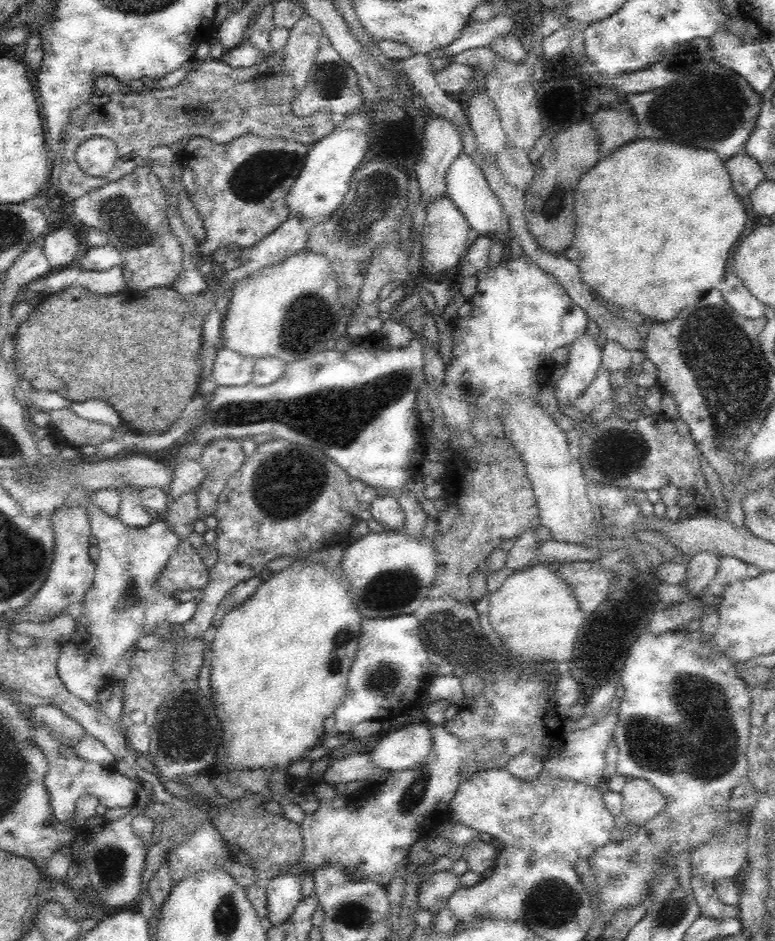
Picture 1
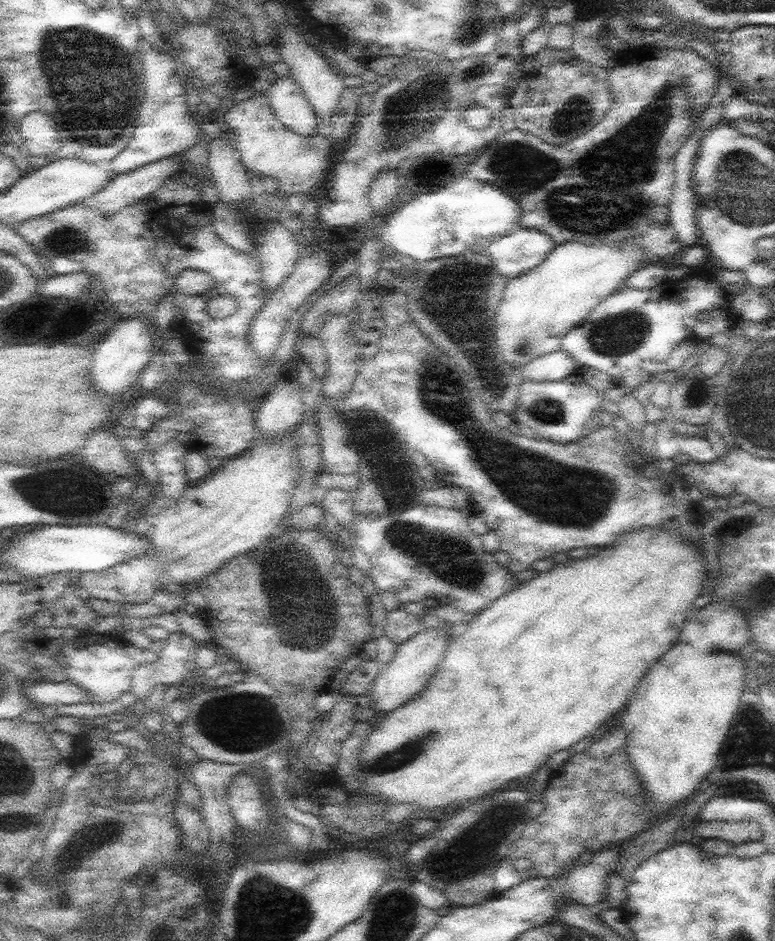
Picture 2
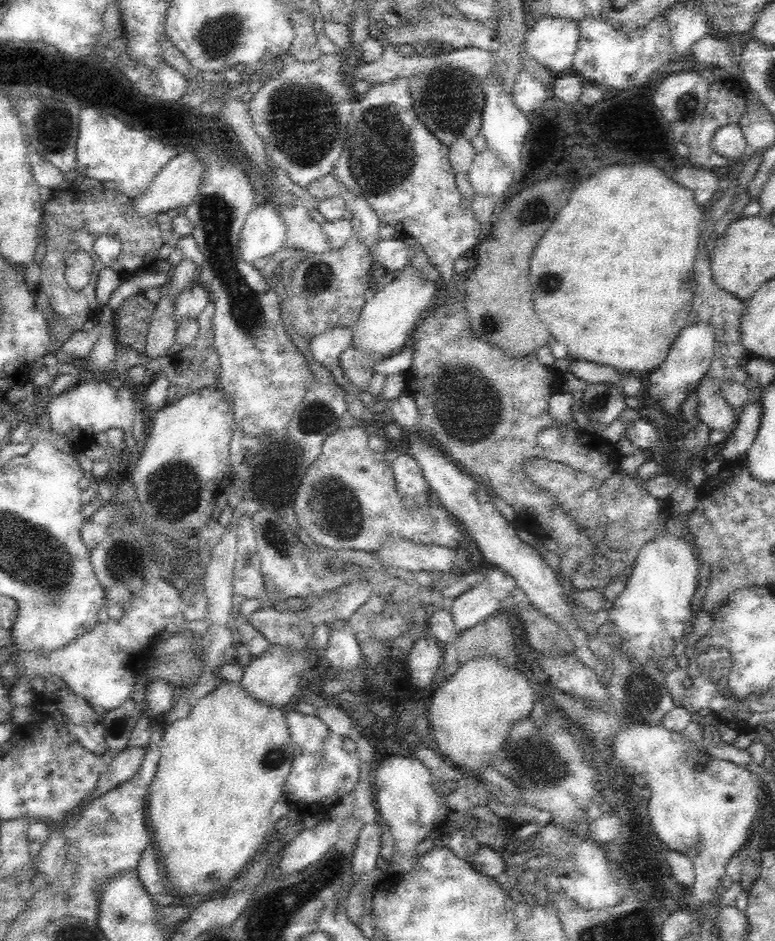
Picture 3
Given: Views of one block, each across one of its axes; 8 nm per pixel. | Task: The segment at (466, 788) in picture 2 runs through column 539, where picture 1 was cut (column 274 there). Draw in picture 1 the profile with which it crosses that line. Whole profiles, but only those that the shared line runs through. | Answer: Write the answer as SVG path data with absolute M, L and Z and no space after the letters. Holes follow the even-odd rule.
M306 558L304 564L294 564L288 566L286 570L272 574L272 578L268 578L266 582L260 584L260 588L252 594L252 598L248 598L242 606L234 608L232 612L228 612L222 620L222 624L218 626L218 634L216 640L212 642L212 668L210 668L210 686L216 698L216 710L222 718L222 726L224 726L224 740L226 740L226 750L228 750L228 760L232 762L232 766L236 766L238 770L266 770L266 768L288 768L290 764L294 764L296 760L304 760L310 750L318 744L318 740L324 736L322 724L324 720L344 702L346 692L348 692L348 678L350 678L350 670L352 664L356 660L356 654L360 650L360 636L362 636L362 626L364 626L364 616L358 610L358 604L354 604L352 598L352 590L346 582L346 576L342 574L340 566L330 572L330 568L320 562L318 558Z

